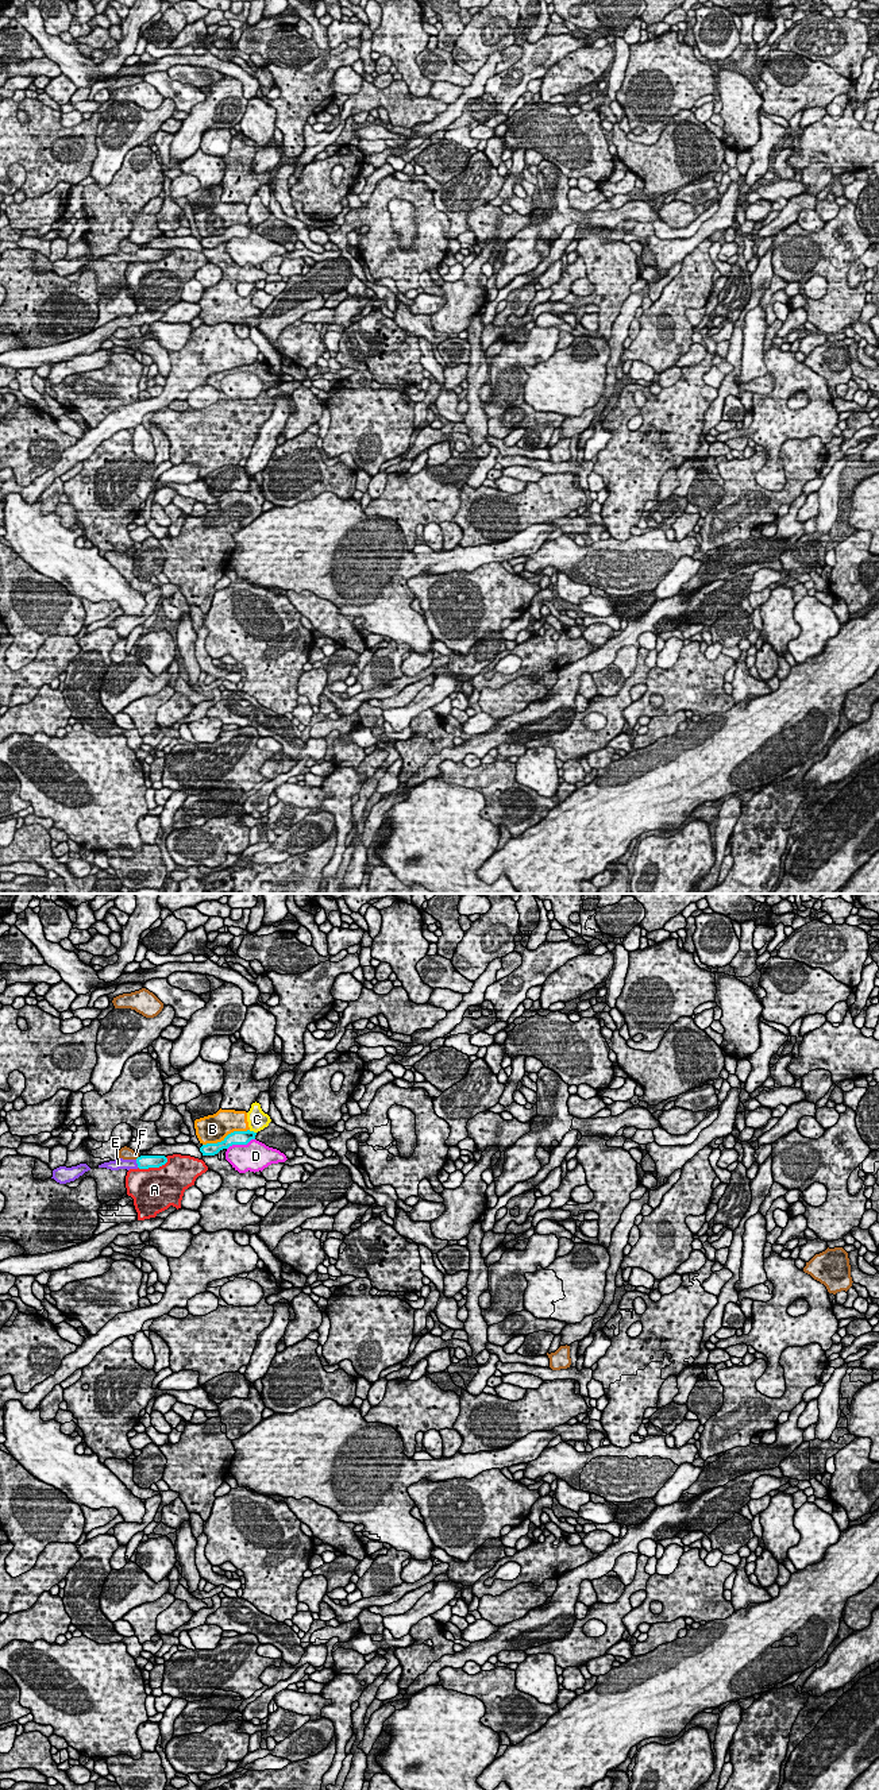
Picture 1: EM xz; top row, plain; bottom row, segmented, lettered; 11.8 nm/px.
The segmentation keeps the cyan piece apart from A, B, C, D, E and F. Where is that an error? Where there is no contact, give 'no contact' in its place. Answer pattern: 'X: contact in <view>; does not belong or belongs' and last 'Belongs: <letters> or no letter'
A: contact in xz; does not belong
B: contact in xz; does not belong
C: contact in xz; does not belong
D: contact in xz; does not belong
E: contact in xz; belongs
F: no contact; does not belong
Belongs: E

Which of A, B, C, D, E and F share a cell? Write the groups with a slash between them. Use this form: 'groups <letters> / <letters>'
groups A / B / C / D / E / F

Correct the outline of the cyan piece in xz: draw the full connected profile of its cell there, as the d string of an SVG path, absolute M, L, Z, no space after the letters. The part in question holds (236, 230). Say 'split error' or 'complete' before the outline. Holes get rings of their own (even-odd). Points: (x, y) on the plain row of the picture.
complete | M234 224L228 227L221 235L207 236L200 240L203 248L215 248L223 242L228 242L232 238L247 238L251 232L255 232L254 224Z

